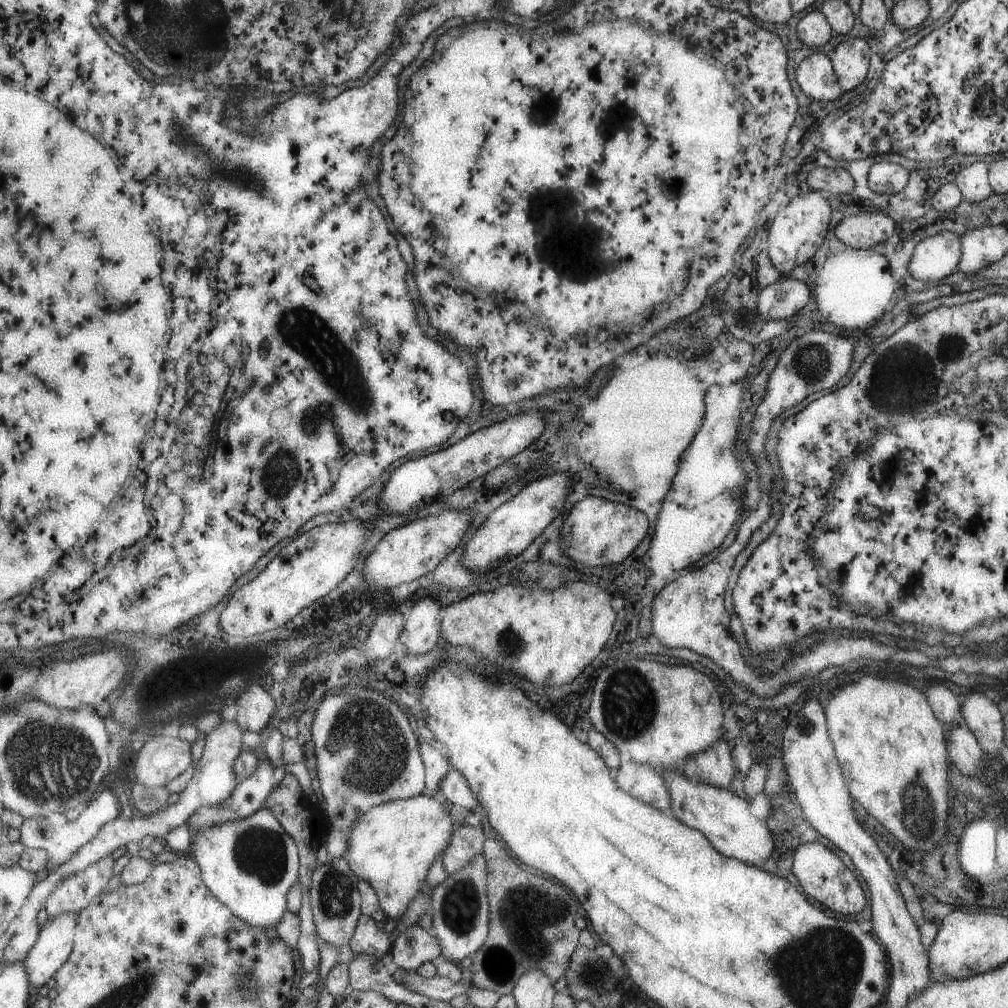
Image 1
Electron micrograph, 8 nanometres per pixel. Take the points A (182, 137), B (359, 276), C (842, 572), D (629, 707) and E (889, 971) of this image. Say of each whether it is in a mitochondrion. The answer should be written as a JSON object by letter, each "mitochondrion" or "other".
{"A":"mitochondrion","B":"other","C":"other","D":"mitochondrion","E":"other"}

